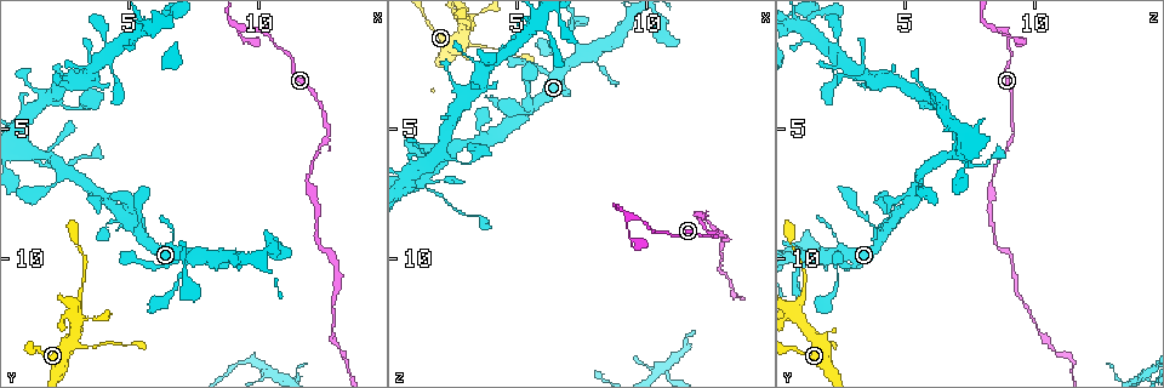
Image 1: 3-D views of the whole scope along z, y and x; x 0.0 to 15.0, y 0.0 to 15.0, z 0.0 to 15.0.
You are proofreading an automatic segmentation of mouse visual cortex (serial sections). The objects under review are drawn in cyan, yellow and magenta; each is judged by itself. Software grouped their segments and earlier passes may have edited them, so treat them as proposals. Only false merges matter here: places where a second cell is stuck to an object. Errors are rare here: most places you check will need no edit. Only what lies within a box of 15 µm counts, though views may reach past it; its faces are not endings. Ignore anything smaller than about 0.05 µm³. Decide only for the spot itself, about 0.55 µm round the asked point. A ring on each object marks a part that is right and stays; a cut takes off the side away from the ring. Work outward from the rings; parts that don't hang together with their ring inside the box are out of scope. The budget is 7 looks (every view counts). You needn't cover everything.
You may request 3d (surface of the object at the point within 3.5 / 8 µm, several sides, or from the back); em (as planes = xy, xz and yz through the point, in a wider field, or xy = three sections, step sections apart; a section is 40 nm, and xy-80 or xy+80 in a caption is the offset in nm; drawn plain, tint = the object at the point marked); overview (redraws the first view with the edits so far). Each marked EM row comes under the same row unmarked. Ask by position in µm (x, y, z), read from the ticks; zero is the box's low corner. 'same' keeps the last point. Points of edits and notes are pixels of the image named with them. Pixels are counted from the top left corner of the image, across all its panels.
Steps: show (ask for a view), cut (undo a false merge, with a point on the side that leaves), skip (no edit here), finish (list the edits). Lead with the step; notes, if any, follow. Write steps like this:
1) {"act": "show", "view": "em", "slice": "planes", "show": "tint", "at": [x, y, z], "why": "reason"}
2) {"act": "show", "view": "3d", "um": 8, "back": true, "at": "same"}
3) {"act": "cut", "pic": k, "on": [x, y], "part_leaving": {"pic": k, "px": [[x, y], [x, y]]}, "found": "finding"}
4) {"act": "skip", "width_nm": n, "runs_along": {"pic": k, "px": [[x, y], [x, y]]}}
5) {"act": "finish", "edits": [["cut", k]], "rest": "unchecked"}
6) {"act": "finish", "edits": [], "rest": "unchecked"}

{"act": "show", "view": "3d", "um": 3.5, "back": true, "at": [7.0, 10.0, 1.2], "why": "abrupt turn"}

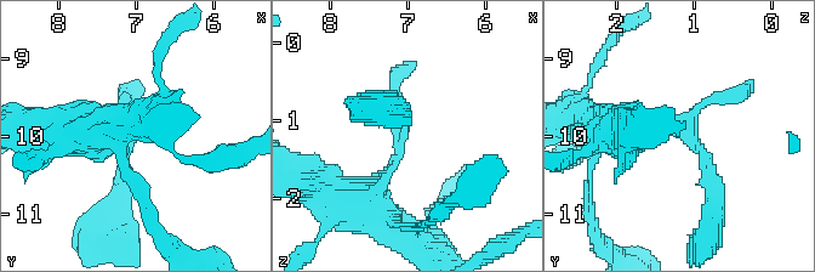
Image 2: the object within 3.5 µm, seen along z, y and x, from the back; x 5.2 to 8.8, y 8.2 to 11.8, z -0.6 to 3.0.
{"act": "show", "view": "em", "slice": "xy", "step": 3, "show": "tint", "at": [7.05, 9.95, 1.15], "why": "need the tissue"}

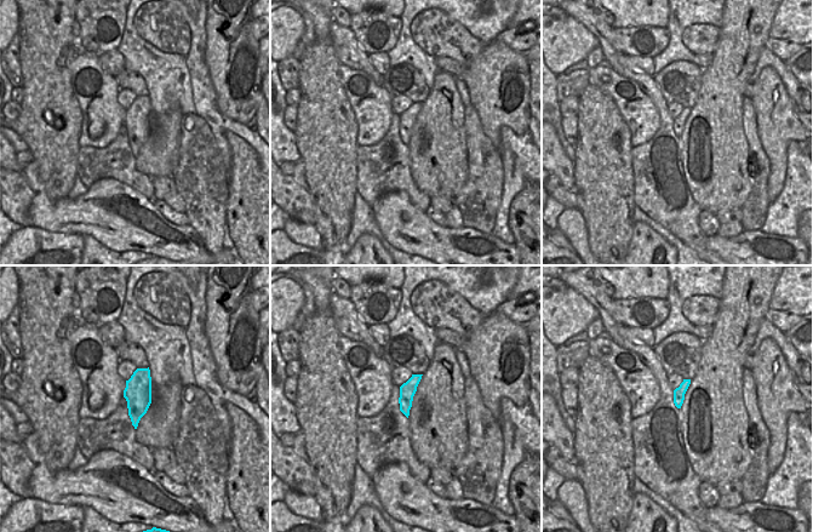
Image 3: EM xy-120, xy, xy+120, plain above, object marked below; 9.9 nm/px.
{"act": "skip", "runs_along": {"pic": 2, "px": [[611, 132], [680, 125], [714, 199]]}, "found": "continuous, no second cell"}

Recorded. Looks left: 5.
{"act": "show", "view": "3d", "um": 3.5, "at": [1.6, 6.3, 7.2]}

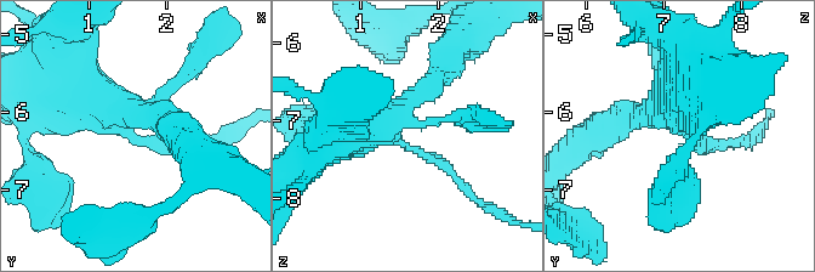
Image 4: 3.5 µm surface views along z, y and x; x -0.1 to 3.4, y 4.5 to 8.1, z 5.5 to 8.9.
{"act": "show", "view": "em", "slice": "xy", "step": 2, "show": "tint", "at": [1.60, 6.35, 7.30], "arms": 3, "arm_widths_nm": [150, 300, 500], "why": "shape alone is not enough"}

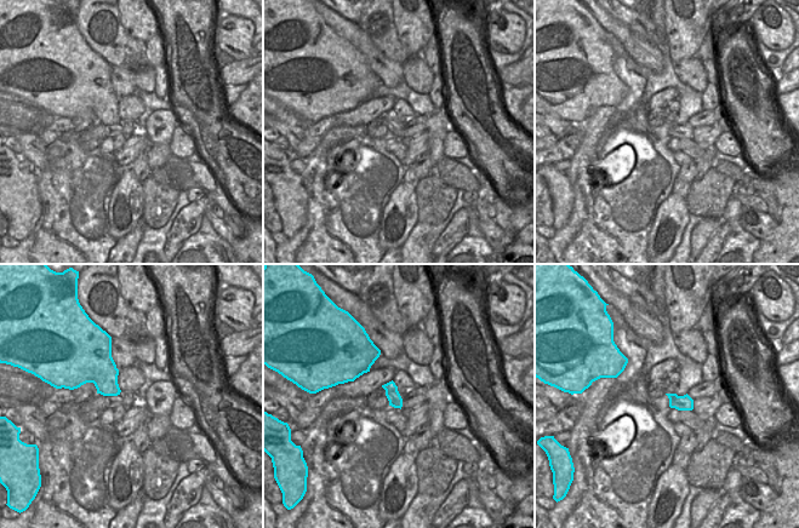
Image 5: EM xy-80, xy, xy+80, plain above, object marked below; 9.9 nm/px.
{"act": "skip", "found": "one cell here"}

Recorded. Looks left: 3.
{"act": "show", "view": "3d", "um": 3.5, "at": [9.4, 1.2, 8.4], "why": "thin neck"}

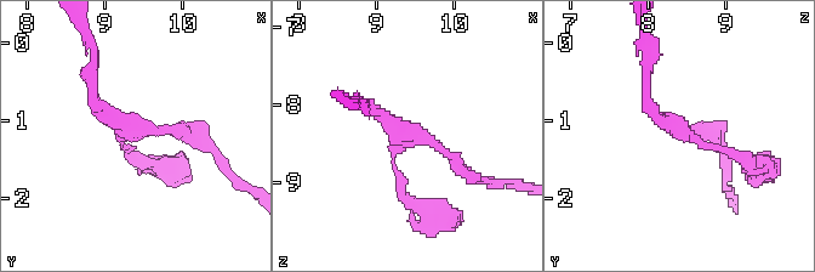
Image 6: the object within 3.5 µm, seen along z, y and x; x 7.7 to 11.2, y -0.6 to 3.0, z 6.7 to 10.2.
{"act": "show", "view": "em", "slice": "xy", "step": 1, "show": "tint", "at": [9.40, 1.15, 8.45], "arms": 3, "arm_widths_nm": [100, 150, 150]}

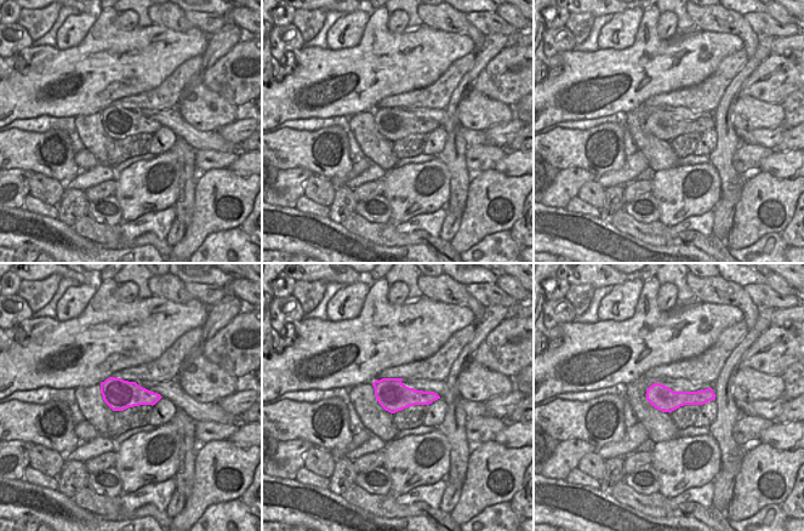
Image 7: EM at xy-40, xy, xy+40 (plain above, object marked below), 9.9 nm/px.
{"act": "skip", "runs_along": {"pic": 6, "px": [[201, 137], [134, 130], [134, 156]]}, "found": "continuous, no second cell"}

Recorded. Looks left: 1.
{"act": "finish", "edits": [], "rest": "unchecked"}

